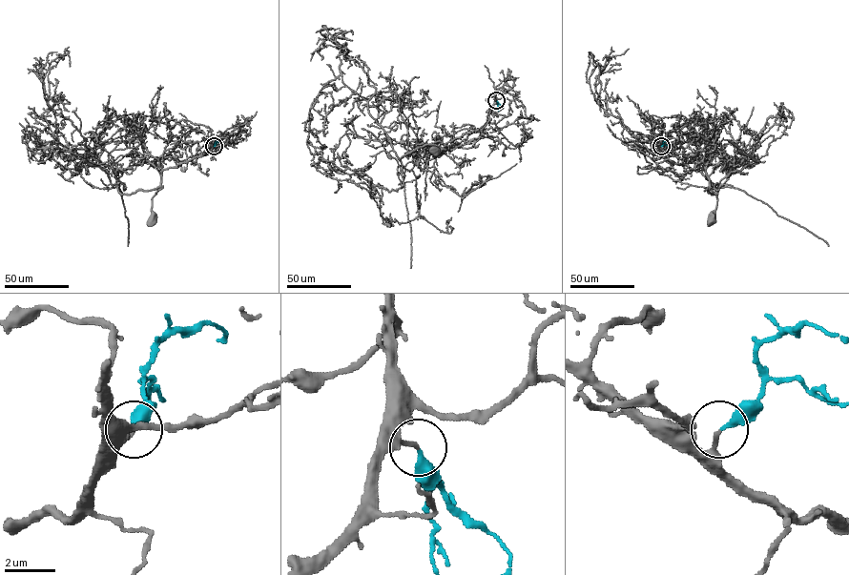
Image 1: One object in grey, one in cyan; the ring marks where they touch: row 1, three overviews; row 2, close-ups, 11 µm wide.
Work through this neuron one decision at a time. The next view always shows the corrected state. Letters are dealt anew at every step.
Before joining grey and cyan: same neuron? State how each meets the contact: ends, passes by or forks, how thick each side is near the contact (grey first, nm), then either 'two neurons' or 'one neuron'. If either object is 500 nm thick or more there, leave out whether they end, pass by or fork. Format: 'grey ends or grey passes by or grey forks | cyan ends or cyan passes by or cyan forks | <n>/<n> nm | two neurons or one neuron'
grey ends | cyan ends | 150/300 nm | one neuron

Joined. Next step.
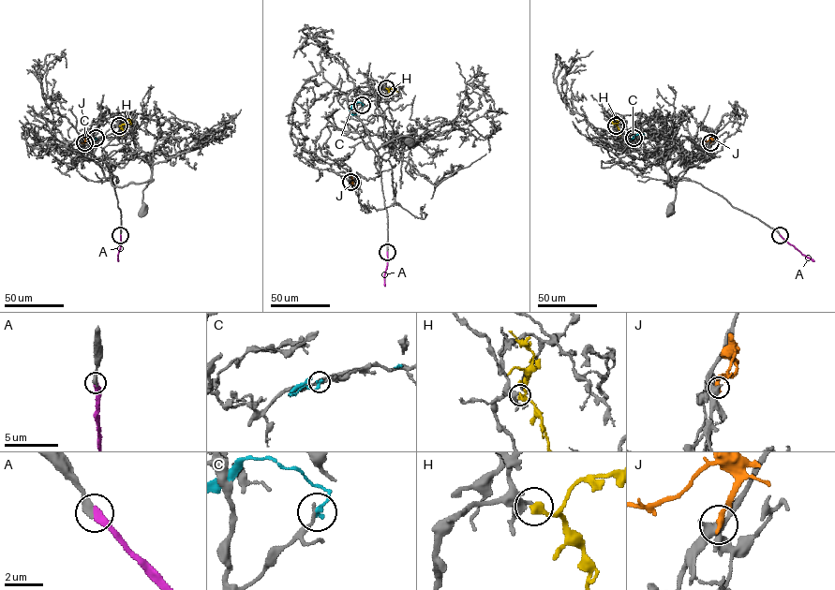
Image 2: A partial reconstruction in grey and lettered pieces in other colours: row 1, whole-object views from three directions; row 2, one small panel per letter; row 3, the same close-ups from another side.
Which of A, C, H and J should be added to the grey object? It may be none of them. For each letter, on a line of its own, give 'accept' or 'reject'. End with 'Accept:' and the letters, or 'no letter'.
A: accept
C: reject
H: accept
J: reject
Accept: A, H

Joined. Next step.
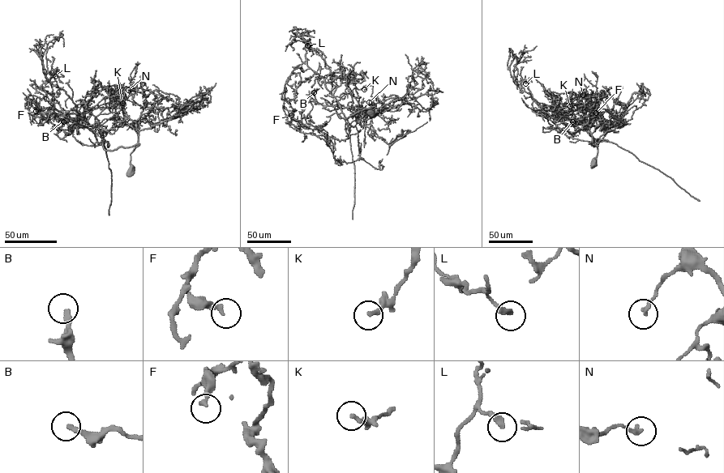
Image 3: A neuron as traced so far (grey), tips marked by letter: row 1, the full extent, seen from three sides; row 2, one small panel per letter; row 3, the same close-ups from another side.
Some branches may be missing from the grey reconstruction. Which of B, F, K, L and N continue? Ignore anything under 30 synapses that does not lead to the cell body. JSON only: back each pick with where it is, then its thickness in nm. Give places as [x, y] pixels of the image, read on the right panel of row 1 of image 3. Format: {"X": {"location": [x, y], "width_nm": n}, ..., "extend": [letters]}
{"B": {"location": [572, 121], "width_nm": 220}, "extend": ["B"]}

